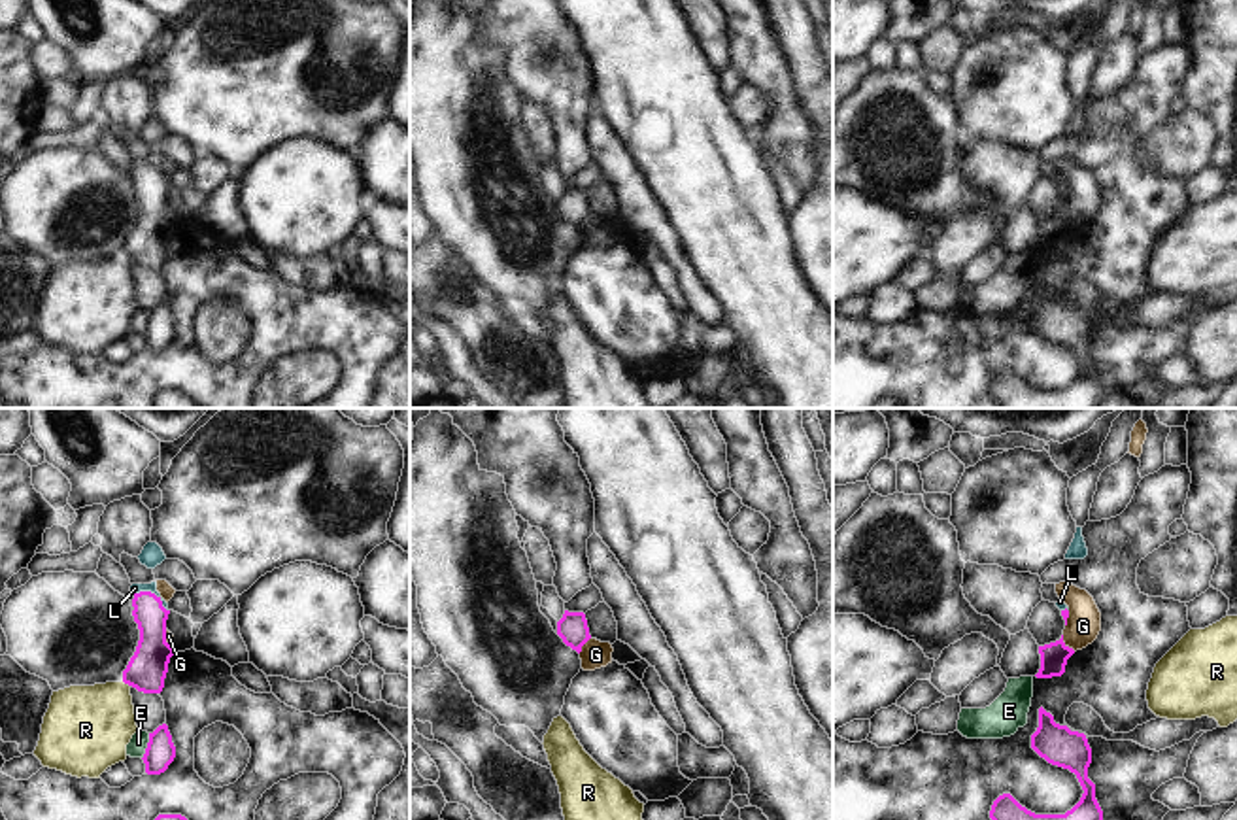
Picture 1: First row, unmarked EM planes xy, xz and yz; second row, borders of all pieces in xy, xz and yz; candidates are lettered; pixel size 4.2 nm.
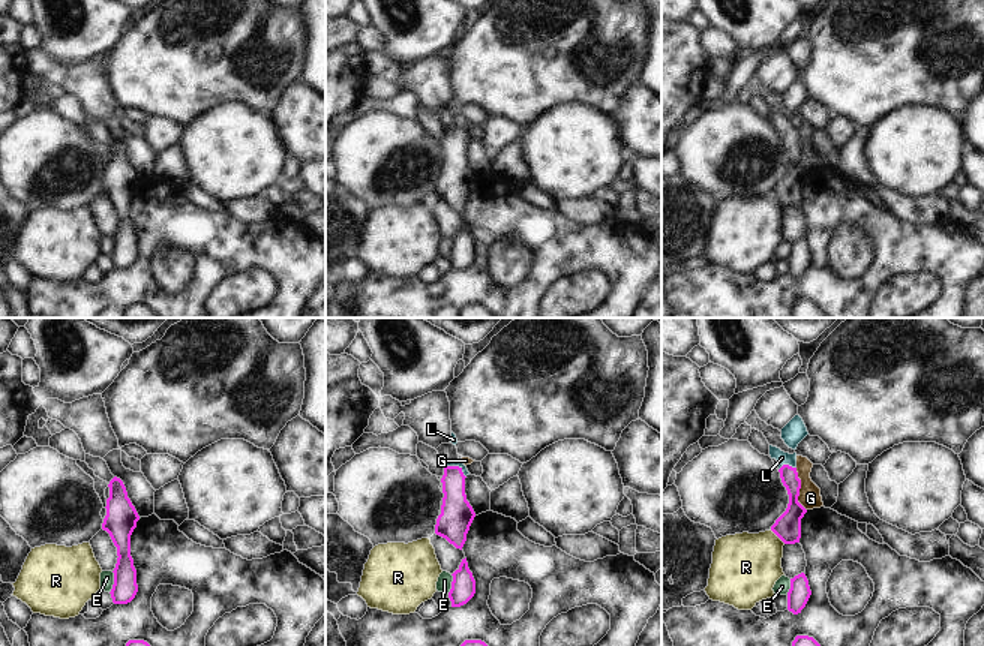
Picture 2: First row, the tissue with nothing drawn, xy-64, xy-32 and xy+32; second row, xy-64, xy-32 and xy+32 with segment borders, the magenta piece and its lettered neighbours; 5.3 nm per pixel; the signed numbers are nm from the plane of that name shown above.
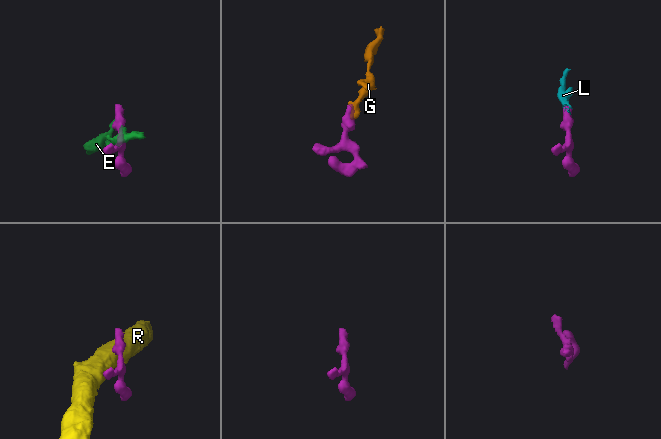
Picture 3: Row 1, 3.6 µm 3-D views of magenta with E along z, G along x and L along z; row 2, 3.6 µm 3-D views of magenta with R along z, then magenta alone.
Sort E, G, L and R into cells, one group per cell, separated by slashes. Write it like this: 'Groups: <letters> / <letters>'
Groups: E / G / L / R.

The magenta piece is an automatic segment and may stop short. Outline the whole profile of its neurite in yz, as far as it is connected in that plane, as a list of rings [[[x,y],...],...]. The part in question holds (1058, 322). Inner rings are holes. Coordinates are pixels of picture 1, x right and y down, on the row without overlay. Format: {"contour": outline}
{"contour": [[[1041,283],[1031,325],[1048,340],[1076,351],[1084,367],[1080,378],[1065,391],[1035,391],[1010,370],[1003,370],[993,378],[990,395],[1003,408],[1095,408],[1103,399],[1103,387],[1095,376],[1095,361],[1088,355],[1092,325],[1086,312],[1056,300],[1054,293]]]}

